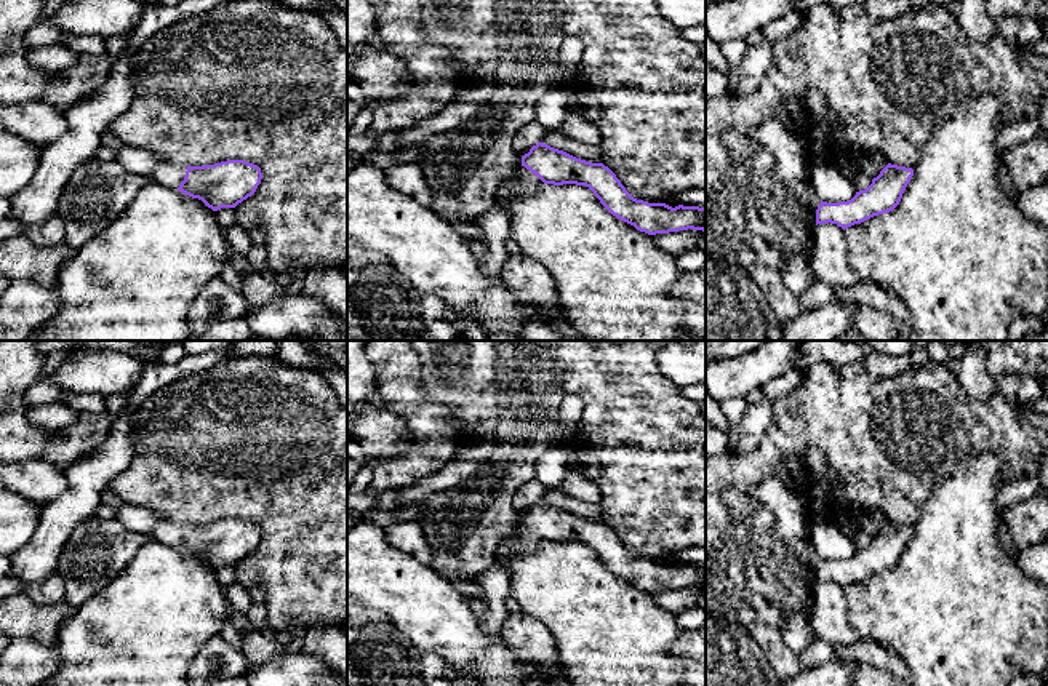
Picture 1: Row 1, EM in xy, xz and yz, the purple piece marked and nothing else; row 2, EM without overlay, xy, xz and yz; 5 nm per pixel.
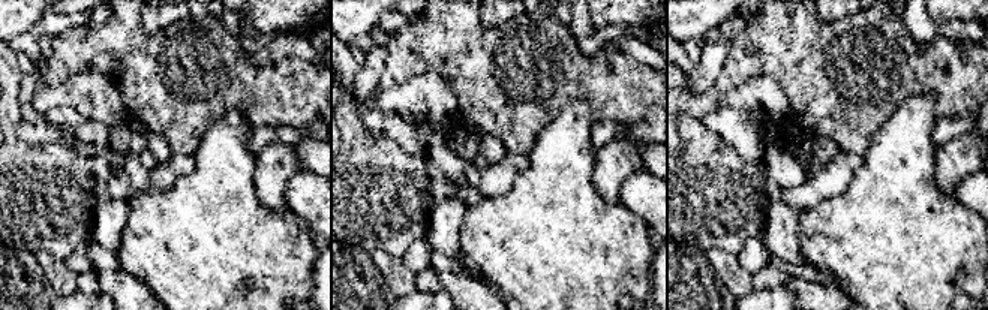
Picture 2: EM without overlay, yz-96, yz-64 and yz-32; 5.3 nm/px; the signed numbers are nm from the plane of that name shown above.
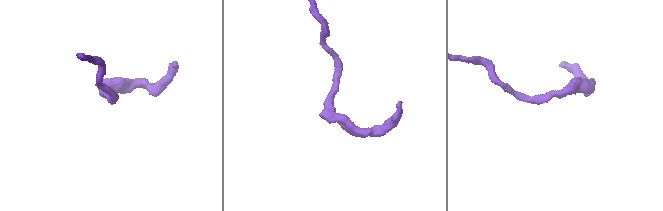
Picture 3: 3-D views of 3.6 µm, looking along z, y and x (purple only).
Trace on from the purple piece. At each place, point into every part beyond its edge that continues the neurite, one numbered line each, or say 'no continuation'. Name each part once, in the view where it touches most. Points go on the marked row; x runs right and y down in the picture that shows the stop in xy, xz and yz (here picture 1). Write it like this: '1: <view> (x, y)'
1: xy (167, 175)

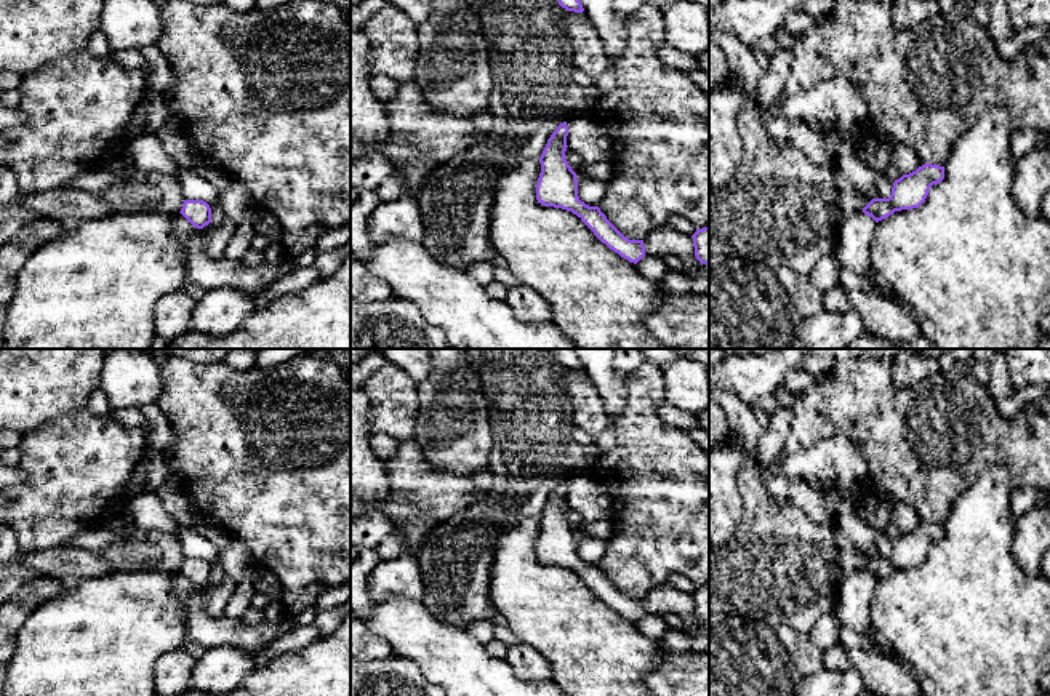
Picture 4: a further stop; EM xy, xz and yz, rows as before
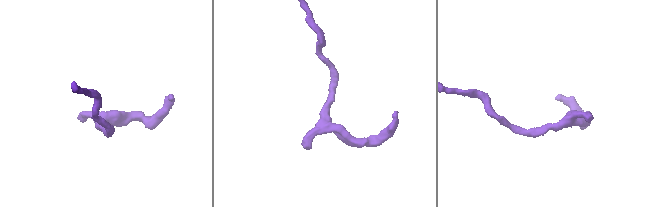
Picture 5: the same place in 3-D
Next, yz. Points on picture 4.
no continuation

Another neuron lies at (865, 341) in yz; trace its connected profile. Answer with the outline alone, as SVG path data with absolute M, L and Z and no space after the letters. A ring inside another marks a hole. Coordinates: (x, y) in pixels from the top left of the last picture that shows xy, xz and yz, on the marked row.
M861 334L852 341L847 349L900 349L898 344L876 334Z

